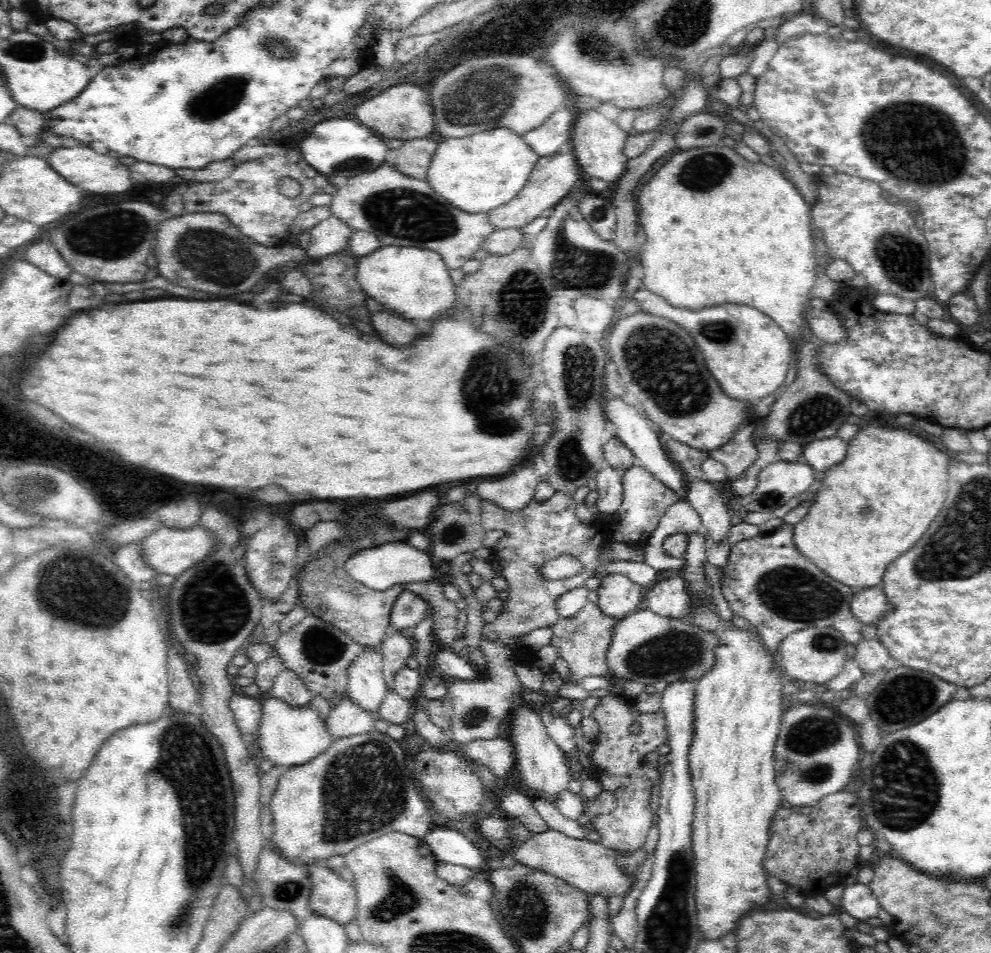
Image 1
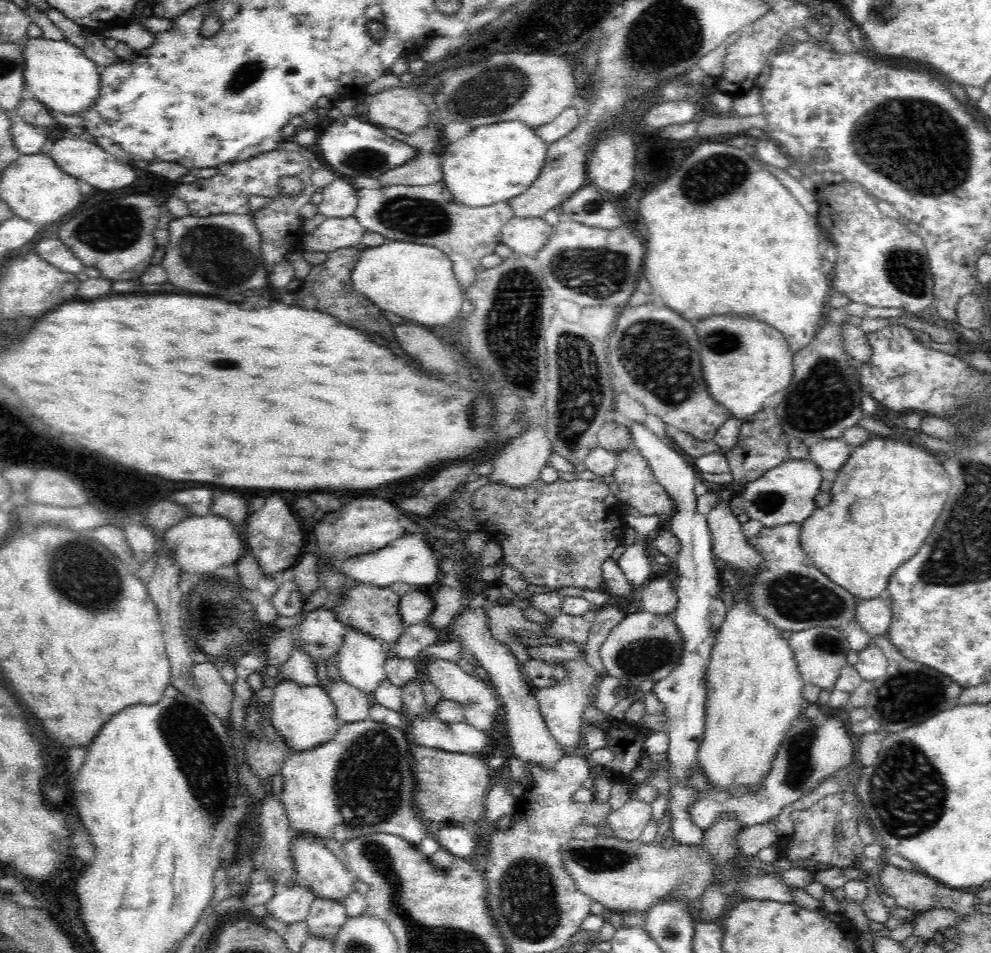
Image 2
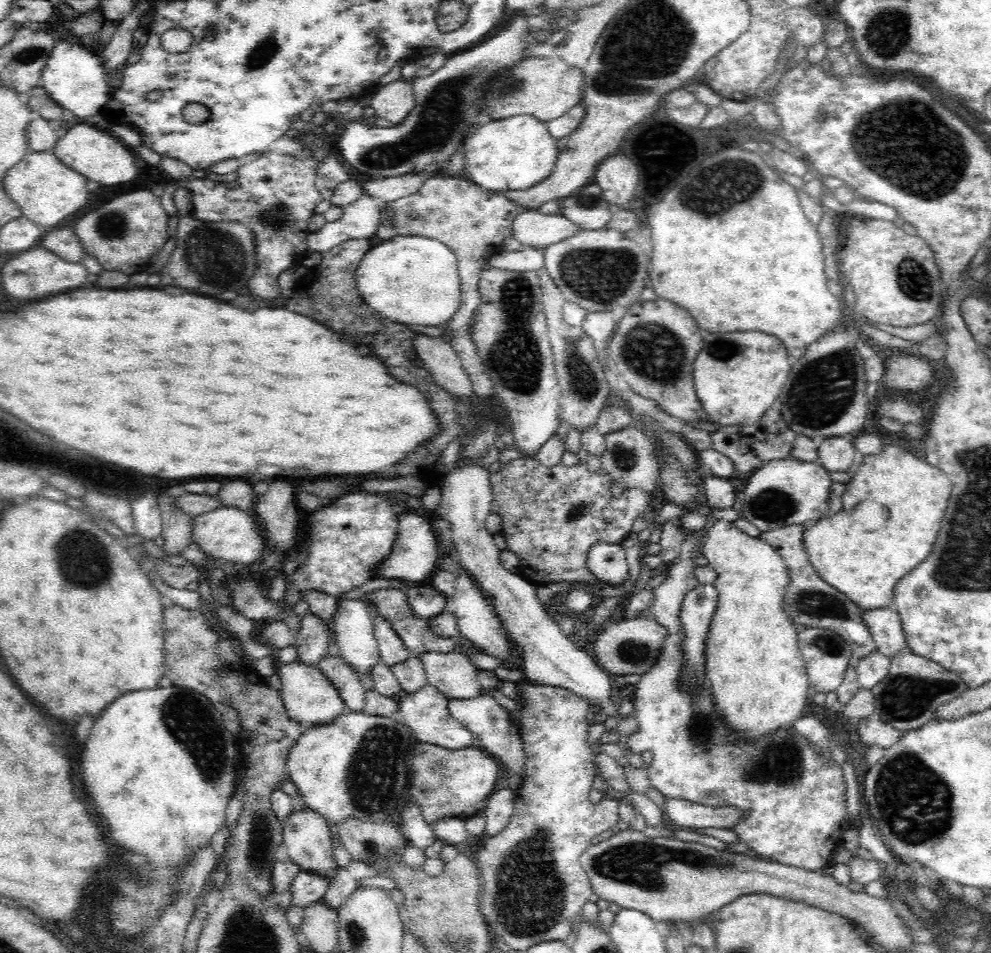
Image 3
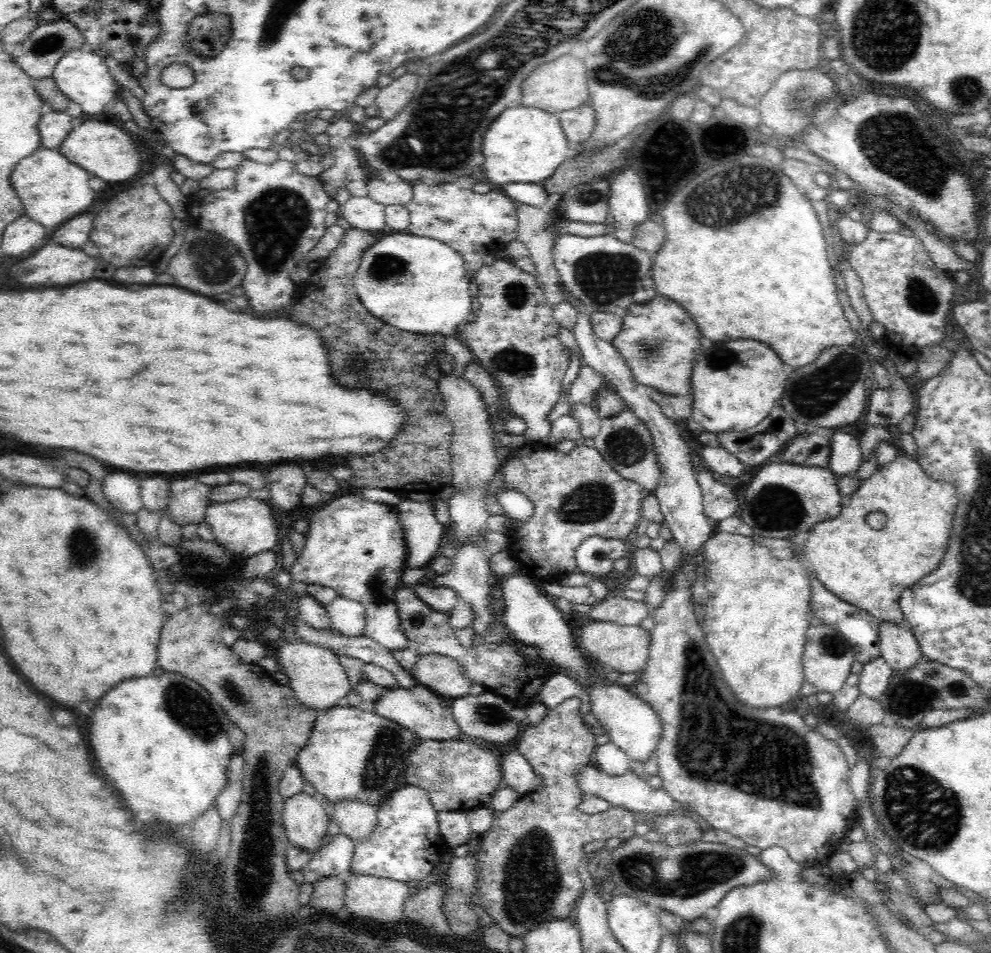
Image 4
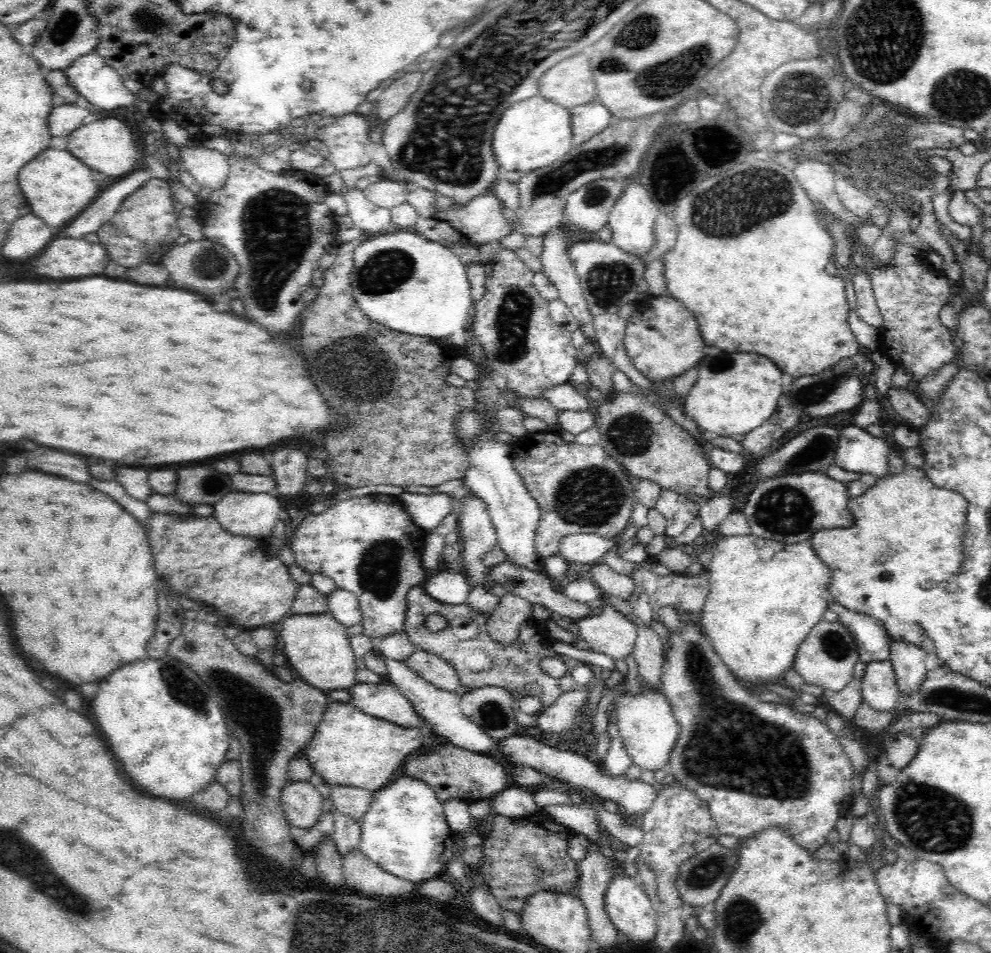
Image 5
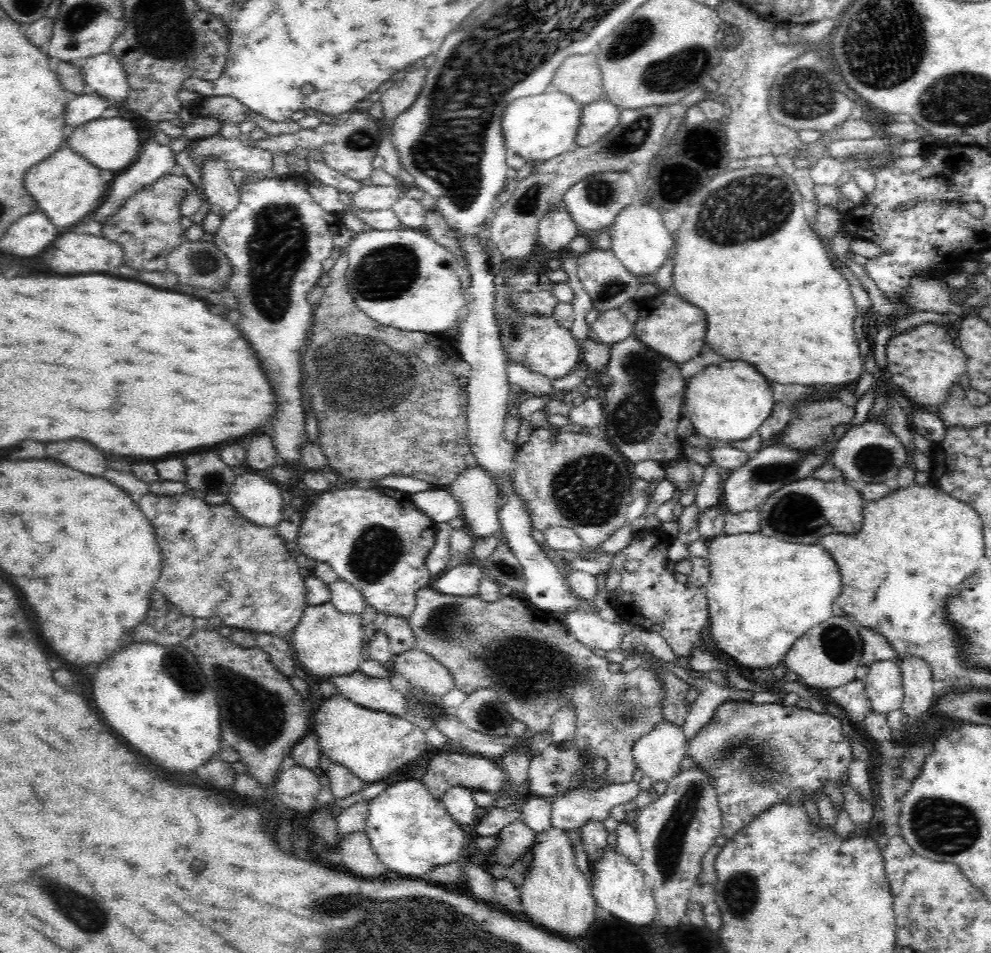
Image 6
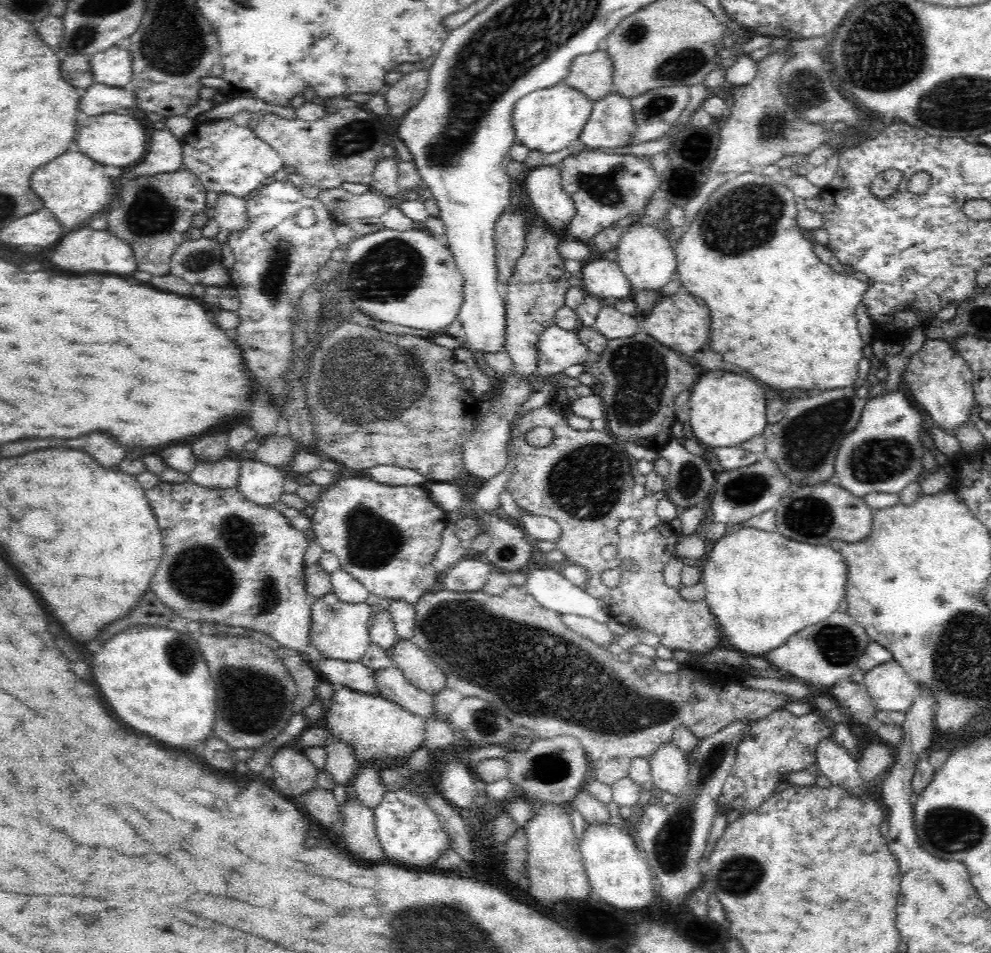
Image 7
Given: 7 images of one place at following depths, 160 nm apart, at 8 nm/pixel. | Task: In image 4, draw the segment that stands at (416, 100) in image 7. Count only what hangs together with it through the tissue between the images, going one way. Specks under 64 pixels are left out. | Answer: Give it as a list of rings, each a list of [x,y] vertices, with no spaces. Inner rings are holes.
[[[404,74],[396,78],[392,84],[382,88],[374,103],[380,109],[380,117],[387,121],[402,112],[412,101],[416,84],[418,84],[416,74]]]

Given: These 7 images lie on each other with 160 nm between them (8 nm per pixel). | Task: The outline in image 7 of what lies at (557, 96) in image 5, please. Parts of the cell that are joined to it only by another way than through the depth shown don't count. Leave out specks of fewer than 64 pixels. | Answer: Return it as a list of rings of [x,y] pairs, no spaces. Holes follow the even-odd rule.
[[[603,46],[593,53],[574,58],[564,82],[596,102],[616,90],[613,75],[614,63]]]

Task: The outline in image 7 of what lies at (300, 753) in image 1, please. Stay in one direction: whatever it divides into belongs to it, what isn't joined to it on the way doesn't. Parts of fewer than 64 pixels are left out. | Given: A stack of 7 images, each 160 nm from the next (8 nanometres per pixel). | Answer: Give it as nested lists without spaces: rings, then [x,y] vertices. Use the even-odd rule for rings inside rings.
[[[333,592],[322,596],[312,601],[312,612],[311,612],[311,640],[310,646],[312,653],[310,657],[314,657],[316,654],[322,655],[330,659],[338,659],[339,661],[360,661],[366,649],[372,643],[370,637],[369,626],[375,613],[375,608],[362,602],[360,604],[350,604],[348,602],[341,602],[338,596],[334,595]]]

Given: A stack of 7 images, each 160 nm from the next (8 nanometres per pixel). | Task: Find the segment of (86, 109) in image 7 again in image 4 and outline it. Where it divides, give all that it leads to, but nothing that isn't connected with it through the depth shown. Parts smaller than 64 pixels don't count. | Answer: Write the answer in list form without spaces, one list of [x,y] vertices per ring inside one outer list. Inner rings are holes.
[[[46,109],[38,122],[42,148],[58,149],[69,136],[72,117],[64,111]]]

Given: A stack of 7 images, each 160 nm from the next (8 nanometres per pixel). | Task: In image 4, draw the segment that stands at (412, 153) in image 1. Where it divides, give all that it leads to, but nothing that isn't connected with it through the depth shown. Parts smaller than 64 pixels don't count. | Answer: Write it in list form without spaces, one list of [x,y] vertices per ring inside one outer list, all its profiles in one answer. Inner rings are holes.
[[[372,179],[367,181],[368,194],[374,202],[386,206],[406,205],[413,197],[413,184],[410,181],[400,181],[386,183],[382,179]]]

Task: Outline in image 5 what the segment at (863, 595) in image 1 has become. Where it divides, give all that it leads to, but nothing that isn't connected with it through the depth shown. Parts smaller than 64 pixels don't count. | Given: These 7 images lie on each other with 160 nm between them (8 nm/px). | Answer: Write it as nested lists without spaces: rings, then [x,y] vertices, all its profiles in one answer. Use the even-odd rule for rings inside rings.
[[[893,642],[890,644],[890,662],[895,670],[897,686],[904,695],[919,690],[924,683],[926,669],[926,651],[911,642]]]

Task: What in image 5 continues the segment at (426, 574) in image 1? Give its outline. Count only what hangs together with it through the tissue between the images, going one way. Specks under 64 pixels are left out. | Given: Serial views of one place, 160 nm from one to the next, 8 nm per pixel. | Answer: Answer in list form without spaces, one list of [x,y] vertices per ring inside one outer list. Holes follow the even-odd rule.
[[[486,423],[486,429],[469,446],[469,470],[462,479],[465,486],[476,493],[487,504],[487,511],[497,532],[497,544],[506,553],[509,561],[520,567],[540,573],[546,573],[545,563],[539,558],[535,548],[535,536],[541,516],[539,504],[530,496],[520,473],[514,467],[512,459],[513,444],[501,442],[490,433],[492,426]],[[403,492],[400,500],[404,509],[410,513],[412,521],[422,527],[422,532],[428,534],[436,528],[445,516],[455,511],[452,505],[452,495],[448,493],[418,494]]]

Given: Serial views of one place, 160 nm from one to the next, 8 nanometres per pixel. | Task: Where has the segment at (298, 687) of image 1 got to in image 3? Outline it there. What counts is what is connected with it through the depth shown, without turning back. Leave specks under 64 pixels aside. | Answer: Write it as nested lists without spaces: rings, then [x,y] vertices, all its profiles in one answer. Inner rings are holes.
[[[312,611],[302,617],[302,623],[302,631],[296,636],[293,646],[302,663],[316,665],[328,655],[329,627]]]

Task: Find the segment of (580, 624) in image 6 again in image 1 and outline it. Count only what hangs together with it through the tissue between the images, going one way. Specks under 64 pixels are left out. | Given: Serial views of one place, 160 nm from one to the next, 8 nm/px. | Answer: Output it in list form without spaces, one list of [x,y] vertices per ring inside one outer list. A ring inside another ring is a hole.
[[[645,607],[620,619],[609,649],[607,665],[618,678],[631,679],[645,685],[664,680],[673,683],[678,679],[696,682],[714,666],[715,648],[720,637],[700,631],[686,619],[674,619],[655,614]]]

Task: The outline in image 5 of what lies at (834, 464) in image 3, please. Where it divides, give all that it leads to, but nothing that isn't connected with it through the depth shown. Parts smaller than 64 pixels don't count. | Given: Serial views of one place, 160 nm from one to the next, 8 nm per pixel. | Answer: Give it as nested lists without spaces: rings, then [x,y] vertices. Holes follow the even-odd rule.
[[[850,425],[840,430],[834,464],[850,472],[884,478],[890,475],[888,456],[891,446],[891,440],[872,436],[858,425]]]

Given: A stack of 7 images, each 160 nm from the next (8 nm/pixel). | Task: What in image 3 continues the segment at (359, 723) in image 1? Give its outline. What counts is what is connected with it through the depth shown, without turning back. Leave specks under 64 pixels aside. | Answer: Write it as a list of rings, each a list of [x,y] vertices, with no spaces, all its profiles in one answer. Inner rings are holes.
[[[326,655],[318,664],[318,668],[332,681],[349,712],[360,712],[366,701],[366,688],[354,667],[350,667],[342,655]]]

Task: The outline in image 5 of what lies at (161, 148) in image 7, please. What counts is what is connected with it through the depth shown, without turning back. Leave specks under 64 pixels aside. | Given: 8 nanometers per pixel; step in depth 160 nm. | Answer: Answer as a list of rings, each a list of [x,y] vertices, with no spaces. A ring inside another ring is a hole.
[[[146,166],[128,173],[122,180],[112,184],[108,190],[104,190],[96,198],[96,202],[66,228],[66,234],[72,238],[84,238],[90,232],[97,233],[100,226],[104,226],[118,212],[122,202],[150,179],[150,172]]]

